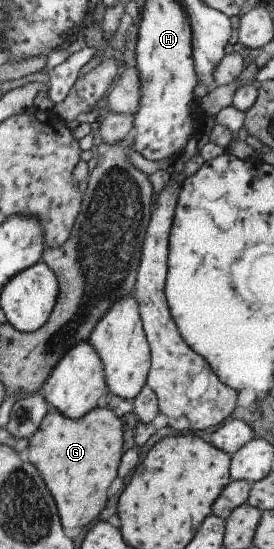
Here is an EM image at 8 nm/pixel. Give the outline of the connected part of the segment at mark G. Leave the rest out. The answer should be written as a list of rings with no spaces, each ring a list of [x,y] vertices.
[[[96,406],[81,419],[67,419],[50,409],[27,439],[27,461],[37,467],[49,493],[53,493],[53,501],[65,529],[91,523],[105,507],[105,491],[115,479],[121,457],[119,453],[122,453],[122,422],[107,407]]]

